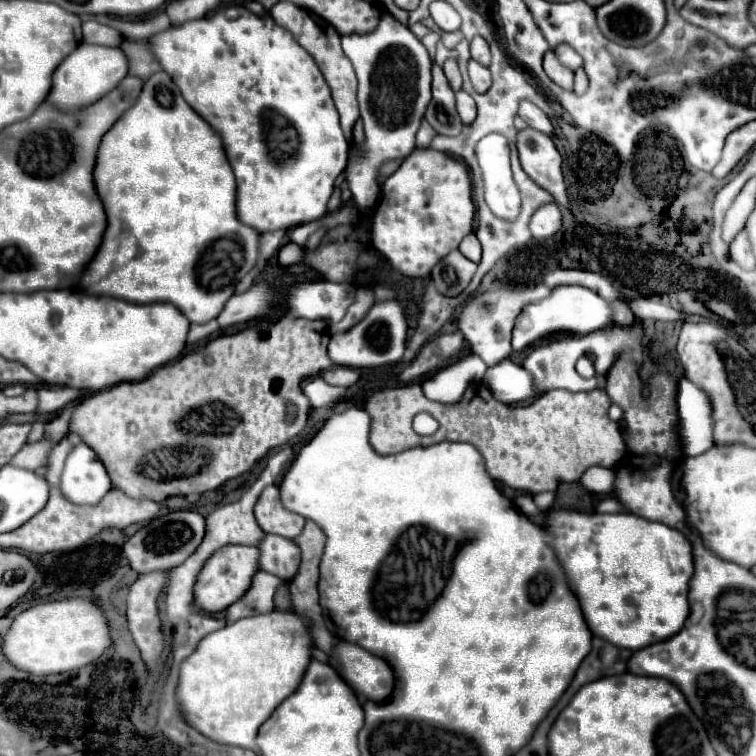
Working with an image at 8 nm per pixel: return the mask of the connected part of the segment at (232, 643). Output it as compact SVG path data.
M277 611L239 619L203 637L179 671L175 701L181 717L211 741L257 751L257 729L299 685L309 665L309 643L307 623L297 613Z

